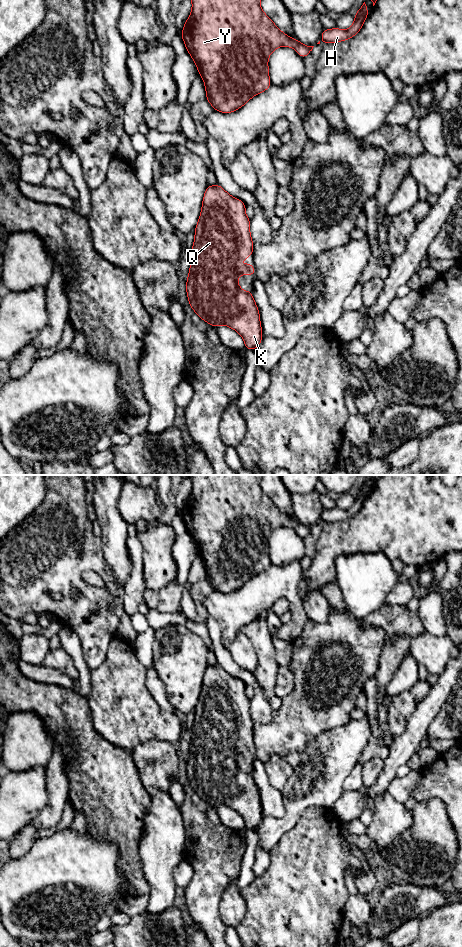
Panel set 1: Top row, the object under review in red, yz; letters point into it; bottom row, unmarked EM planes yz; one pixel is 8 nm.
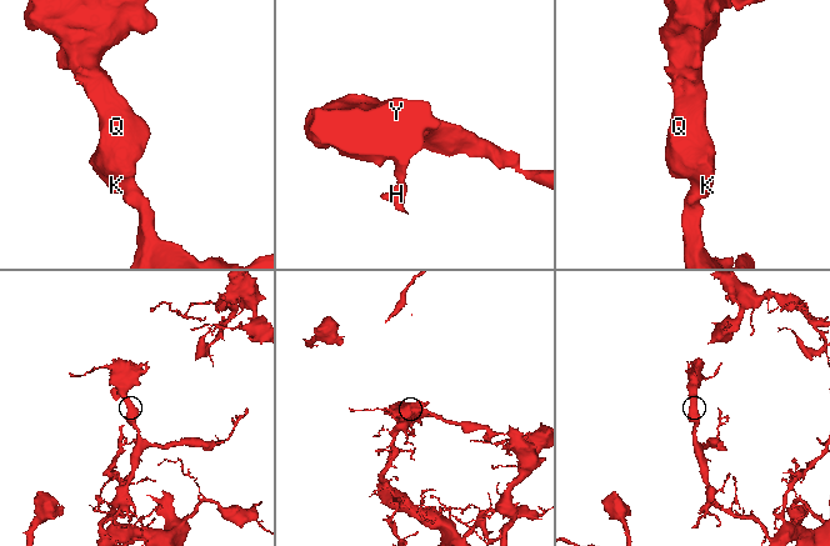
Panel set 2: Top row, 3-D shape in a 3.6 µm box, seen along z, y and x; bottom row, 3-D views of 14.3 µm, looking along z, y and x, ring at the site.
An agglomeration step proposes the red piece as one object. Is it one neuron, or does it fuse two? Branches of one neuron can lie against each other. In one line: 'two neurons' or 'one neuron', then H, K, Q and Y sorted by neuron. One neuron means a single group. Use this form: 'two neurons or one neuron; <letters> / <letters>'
one neuron; H K Q Y

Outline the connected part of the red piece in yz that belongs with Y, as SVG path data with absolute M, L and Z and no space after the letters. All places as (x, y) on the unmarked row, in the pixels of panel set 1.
M261 475L189 476L192 491L181 516L204 561L206 580L215 591L232 593L272 565L268 538L276 528L292 527L304 539L314 527L303 525L279 510L263 492Z

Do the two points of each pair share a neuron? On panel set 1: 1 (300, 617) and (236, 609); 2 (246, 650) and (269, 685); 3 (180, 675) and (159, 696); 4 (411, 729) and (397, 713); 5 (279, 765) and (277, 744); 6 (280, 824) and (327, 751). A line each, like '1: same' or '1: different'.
1: same
2: different
3: different
4: different
5: different
6: same

